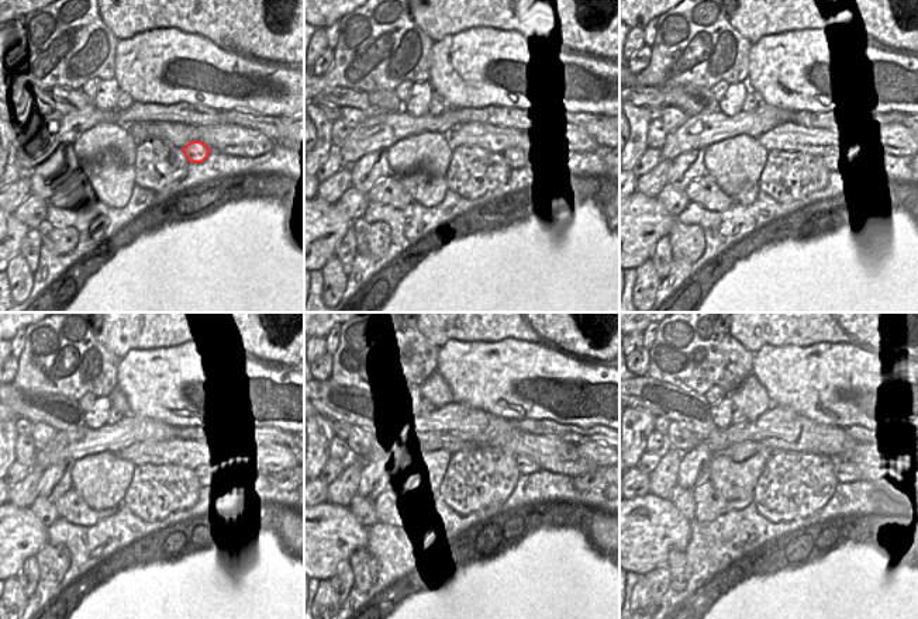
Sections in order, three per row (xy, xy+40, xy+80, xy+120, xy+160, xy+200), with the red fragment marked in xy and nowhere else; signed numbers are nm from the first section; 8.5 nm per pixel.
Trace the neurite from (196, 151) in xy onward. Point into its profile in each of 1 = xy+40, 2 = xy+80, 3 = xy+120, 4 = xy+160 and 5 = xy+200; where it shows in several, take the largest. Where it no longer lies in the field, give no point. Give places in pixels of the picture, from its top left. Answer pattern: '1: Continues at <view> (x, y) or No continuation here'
1: Continues at xy+40 (514, 156)
2: Continues at xy+80 (831, 158)
3: Continues at xy+120 (210, 466)
4: Continues at xy+160 (525, 464)
5: Continues at xy+200 (845, 470).

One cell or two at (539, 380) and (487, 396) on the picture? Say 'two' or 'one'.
one

